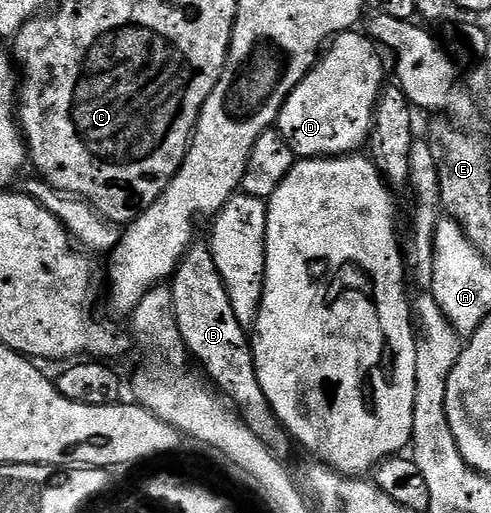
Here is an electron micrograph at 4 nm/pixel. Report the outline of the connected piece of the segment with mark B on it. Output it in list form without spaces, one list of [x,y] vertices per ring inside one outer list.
[[[206,242],[192,243],[179,263],[179,268],[175,270],[169,286],[173,293],[177,325],[181,329],[181,337],[185,341],[188,352],[194,358],[195,355],[199,358],[198,366],[206,372],[213,383],[215,381],[219,385],[218,390],[234,404],[243,424],[253,429],[253,433],[257,433],[257,437],[261,437],[261,441],[265,441],[272,451],[283,453],[287,443],[289,444],[288,436],[257,381],[251,339],[248,332],[237,321],[237,313],[233,313],[229,293],[213,261],[211,248]]]

